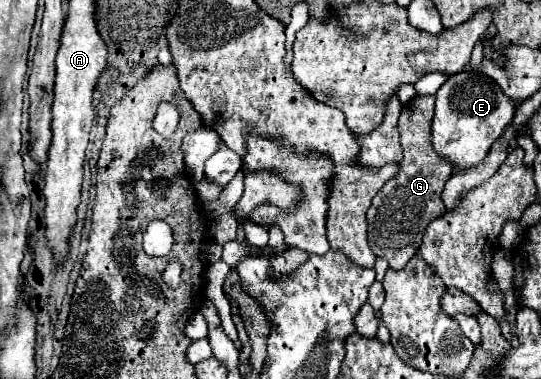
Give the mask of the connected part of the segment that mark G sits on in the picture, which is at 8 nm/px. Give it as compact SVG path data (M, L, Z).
M413 97L403 105L399 117L403 161L397 177L387 181L383 189L373 197L367 211L369 223L369 247L371 251L389 261L393 271L401 271L407 261L417 253L425 227L443 213L441 191L445 181L451 177L451 165L439 157L431 147L431 119L433 119L435 97Z

